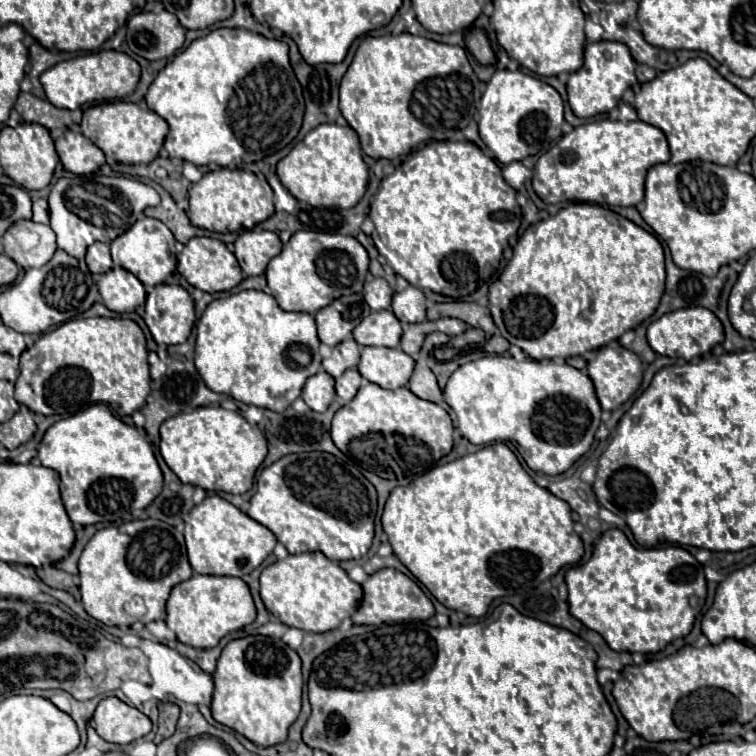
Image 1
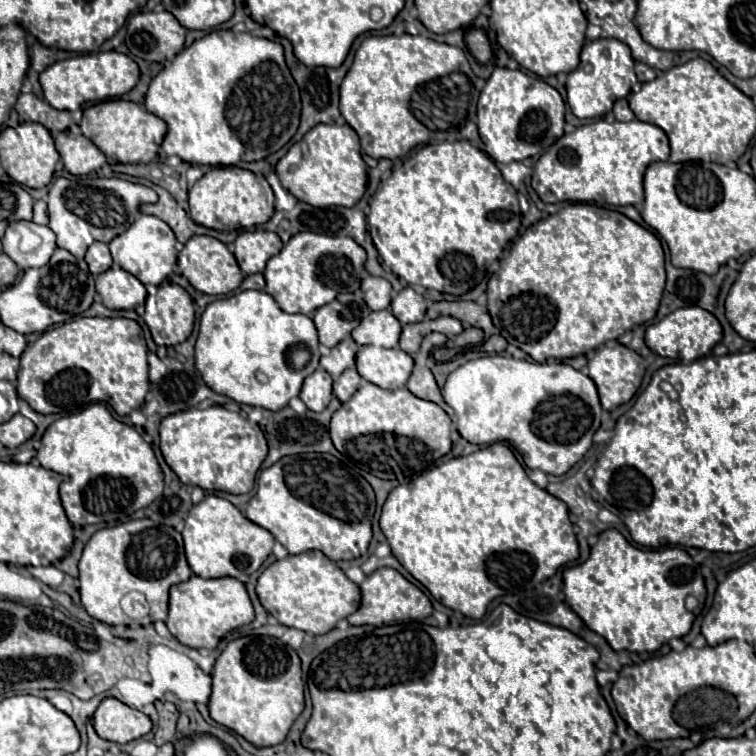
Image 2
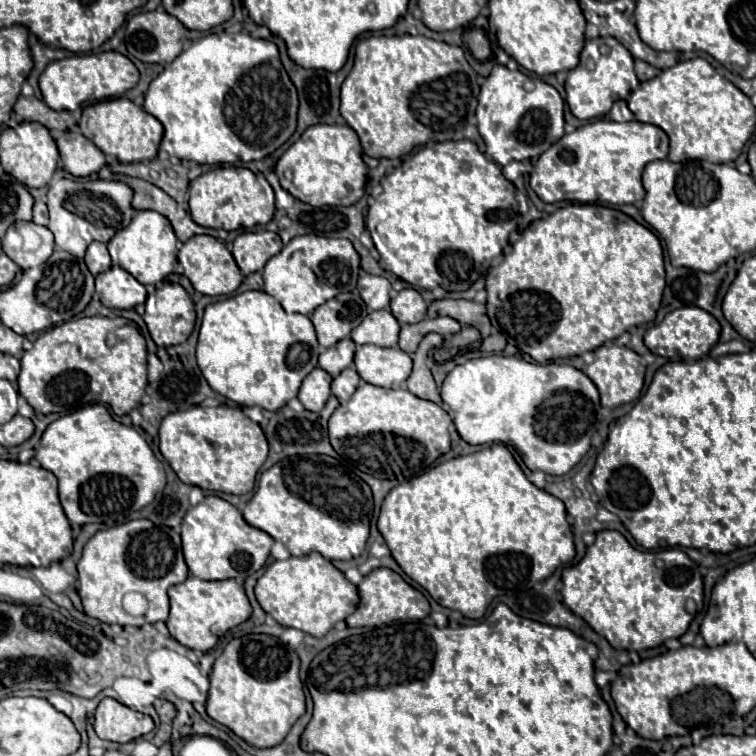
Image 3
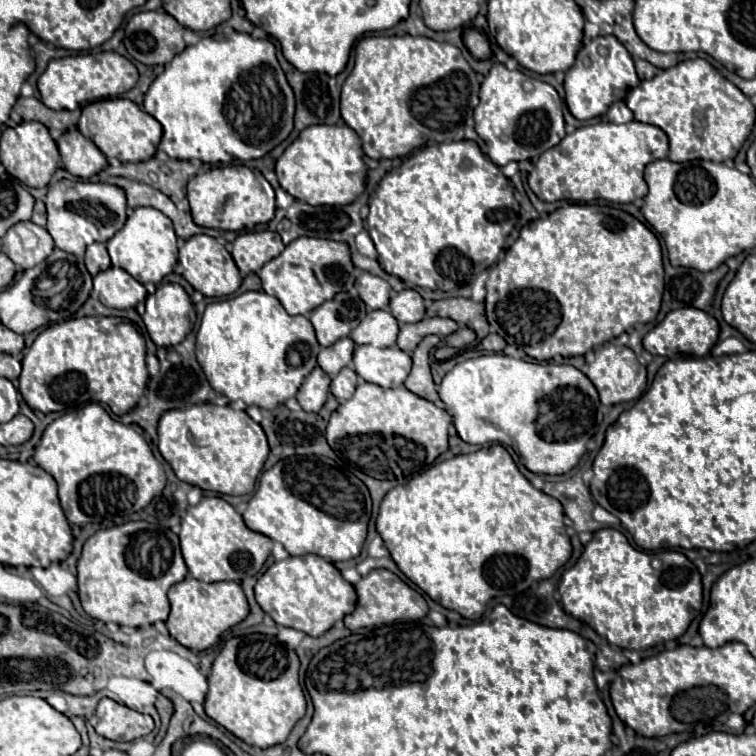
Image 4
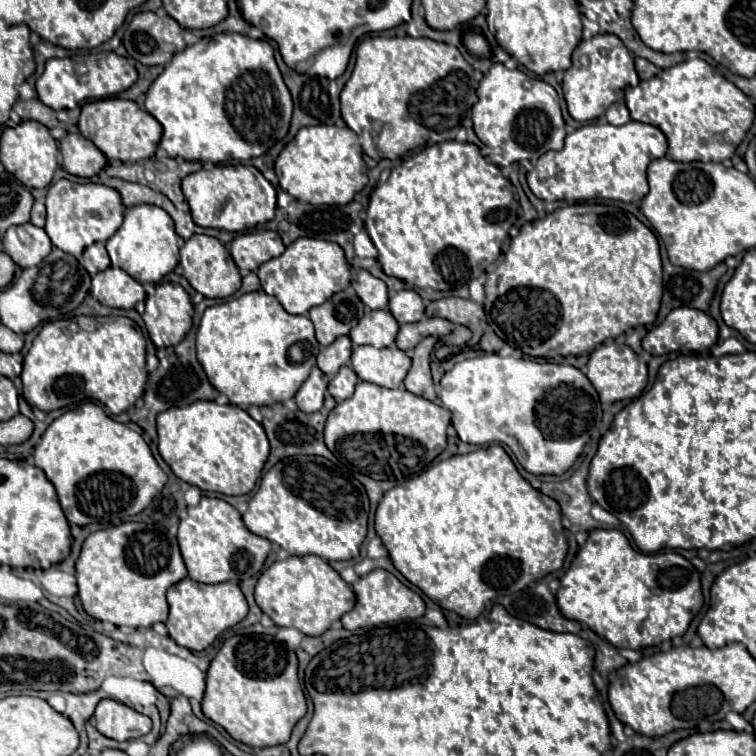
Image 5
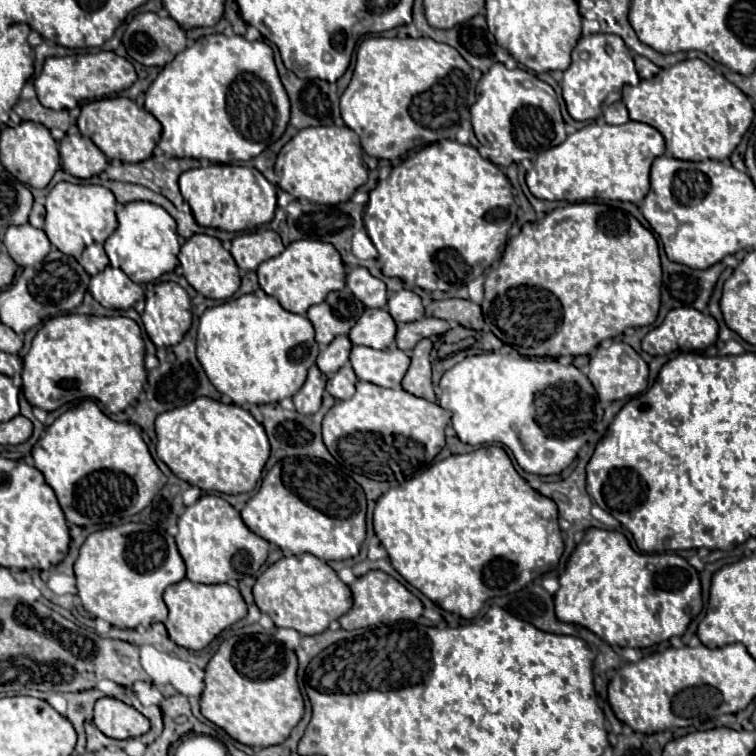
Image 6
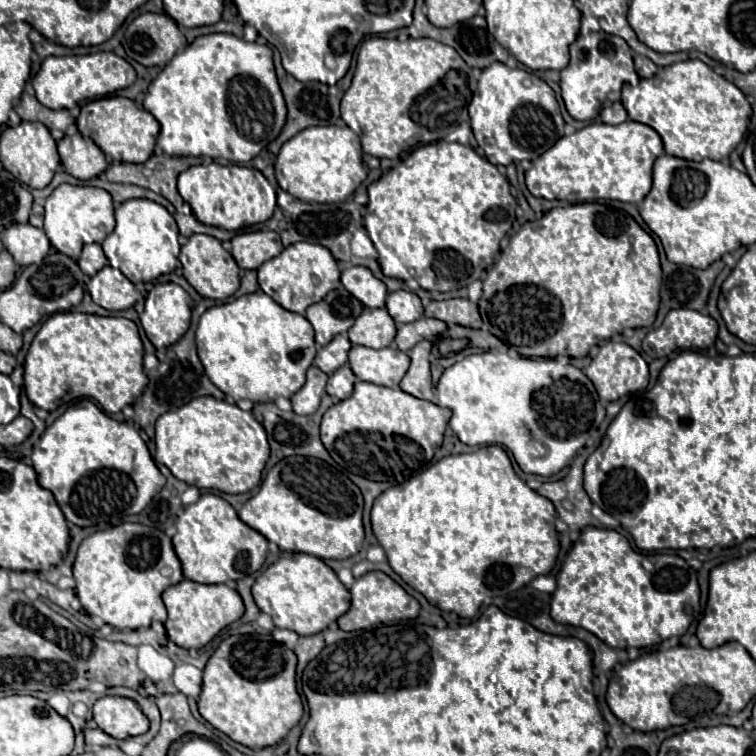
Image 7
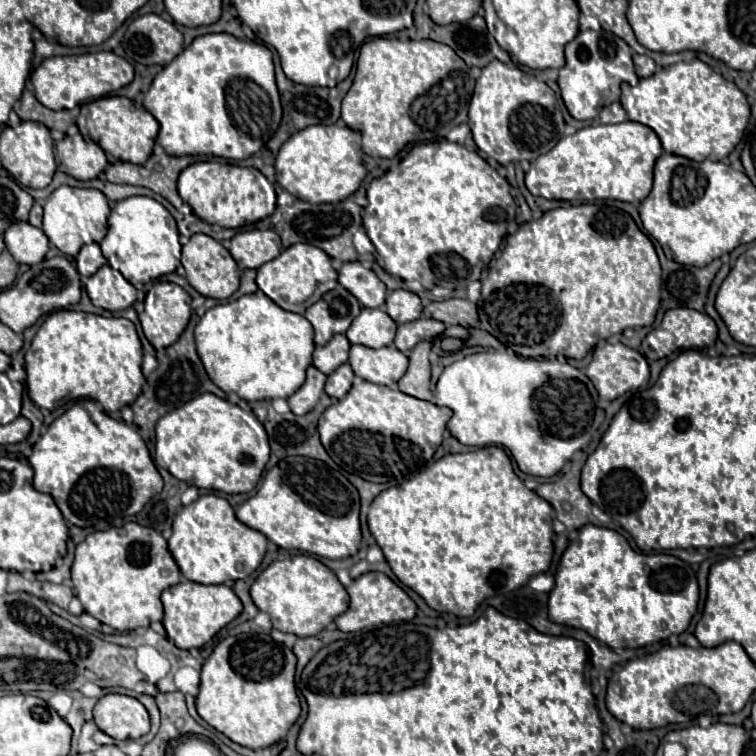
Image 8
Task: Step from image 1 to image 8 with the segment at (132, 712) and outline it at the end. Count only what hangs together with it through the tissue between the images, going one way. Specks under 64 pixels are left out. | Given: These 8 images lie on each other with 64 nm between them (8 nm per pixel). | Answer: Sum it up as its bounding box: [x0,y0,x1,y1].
[94,694,150,740]

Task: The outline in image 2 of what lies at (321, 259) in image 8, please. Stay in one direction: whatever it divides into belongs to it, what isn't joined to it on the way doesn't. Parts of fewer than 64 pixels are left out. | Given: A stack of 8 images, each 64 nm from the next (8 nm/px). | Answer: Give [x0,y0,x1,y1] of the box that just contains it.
[264,232,366,316]

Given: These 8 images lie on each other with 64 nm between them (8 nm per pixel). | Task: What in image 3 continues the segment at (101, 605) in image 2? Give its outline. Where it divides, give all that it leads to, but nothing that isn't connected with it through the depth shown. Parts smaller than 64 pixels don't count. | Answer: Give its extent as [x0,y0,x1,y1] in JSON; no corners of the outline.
[78,520,188,624]

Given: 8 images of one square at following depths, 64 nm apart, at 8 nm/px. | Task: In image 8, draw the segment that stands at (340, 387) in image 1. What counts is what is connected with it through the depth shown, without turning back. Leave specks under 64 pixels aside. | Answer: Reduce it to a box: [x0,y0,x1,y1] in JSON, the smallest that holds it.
[326,364,354,400]

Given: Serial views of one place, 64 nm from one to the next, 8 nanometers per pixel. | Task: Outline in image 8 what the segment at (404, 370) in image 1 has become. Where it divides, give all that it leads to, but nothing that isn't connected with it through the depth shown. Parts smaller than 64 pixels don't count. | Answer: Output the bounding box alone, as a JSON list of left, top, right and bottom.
[348,344,408,390]

